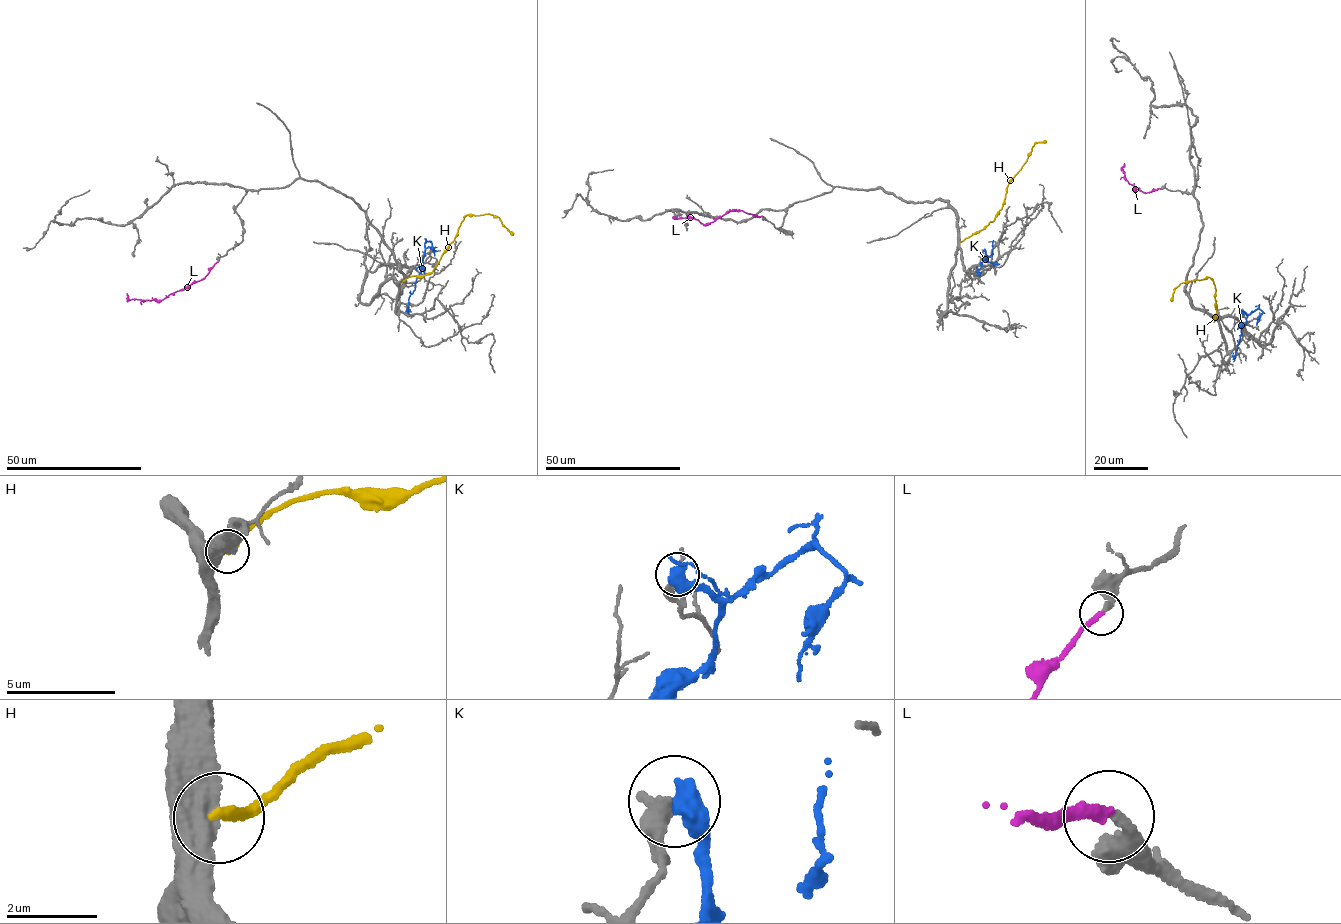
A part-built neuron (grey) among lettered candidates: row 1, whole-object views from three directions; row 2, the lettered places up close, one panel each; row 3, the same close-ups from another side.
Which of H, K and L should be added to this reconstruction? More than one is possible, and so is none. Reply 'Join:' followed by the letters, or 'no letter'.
Join: L

